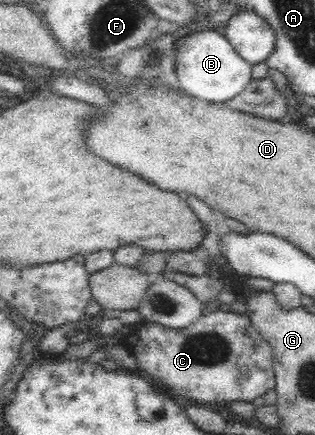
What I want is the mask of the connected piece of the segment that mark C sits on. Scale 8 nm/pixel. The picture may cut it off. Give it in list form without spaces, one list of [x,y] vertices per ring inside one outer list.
[[[217,310],[201,316],[195,324],[184,329],[173,330],[153,322],[139,322],[137,329],[119,344],[136,358],[136,367],[143,370],[149,378],[163,382],[173,394],[193,398],[199,402],[222,404],[231,401],[253,402],[276,386],[276,366],[271,346],[253,328],[250,317],[231,311]]]

